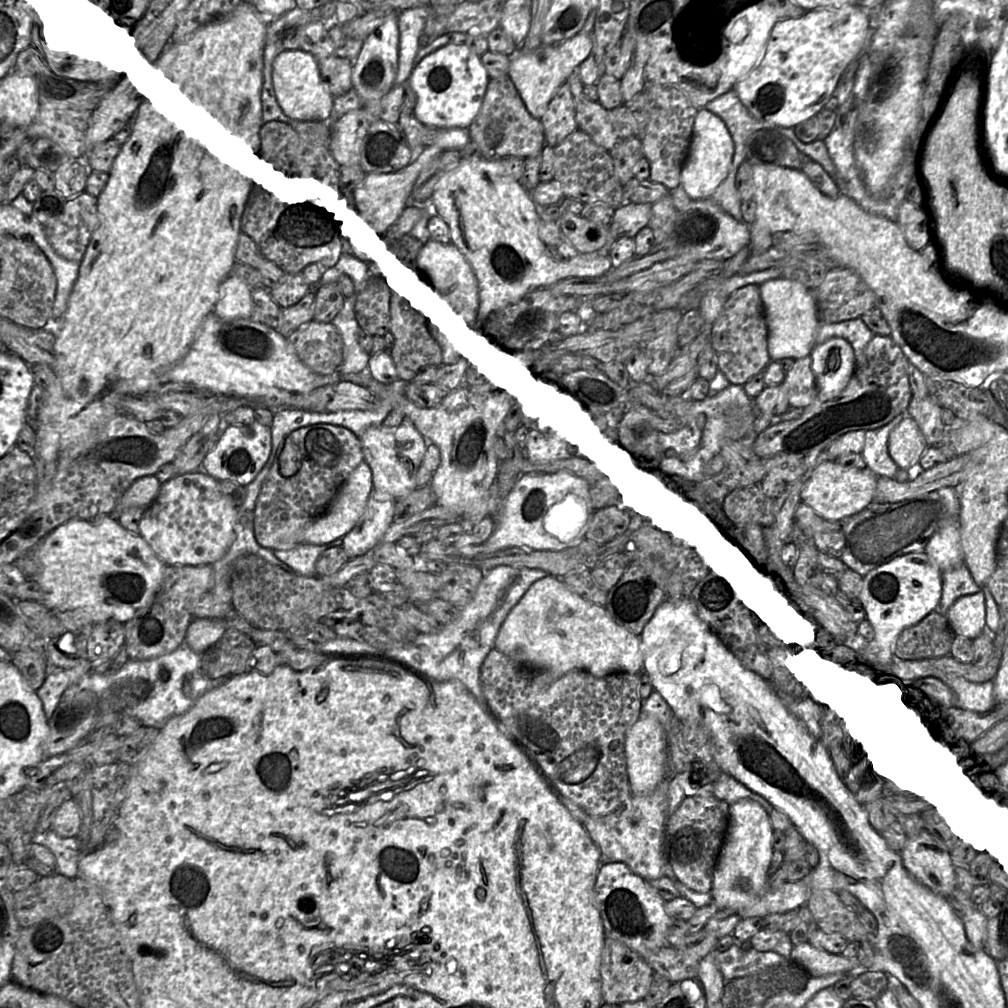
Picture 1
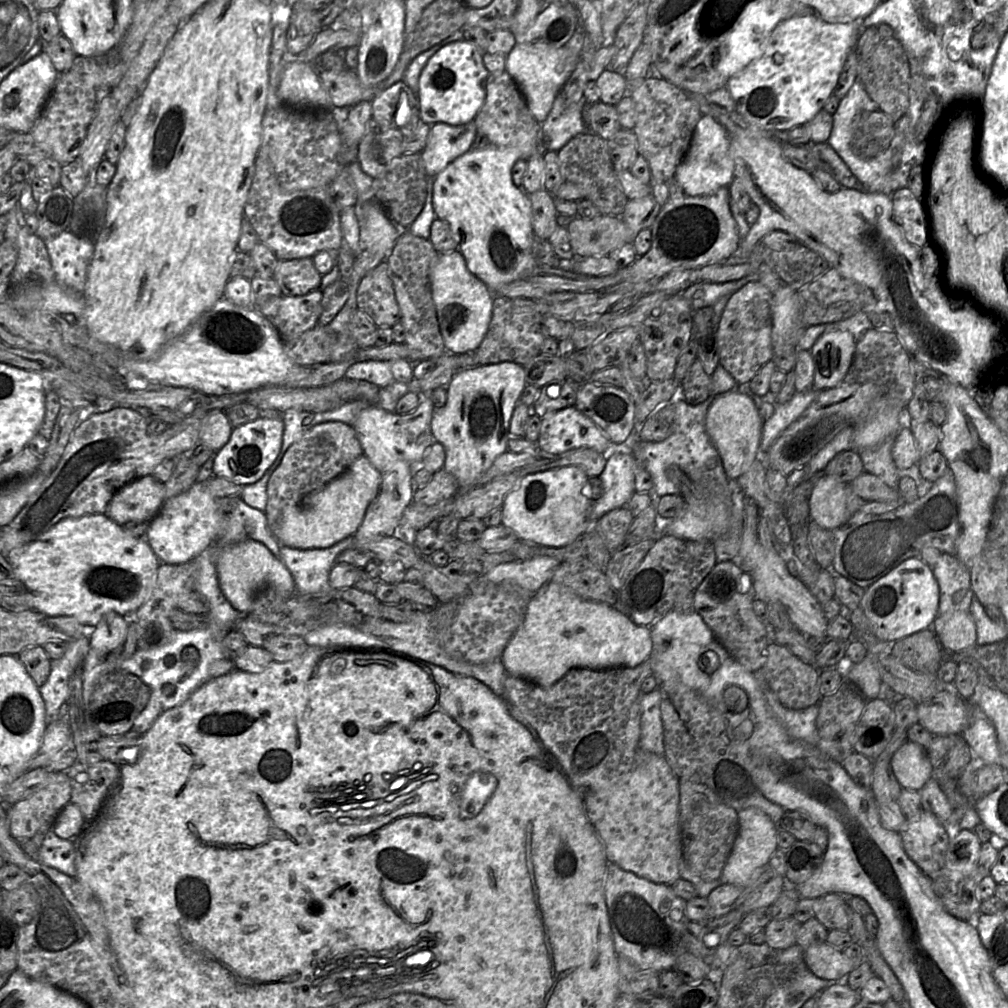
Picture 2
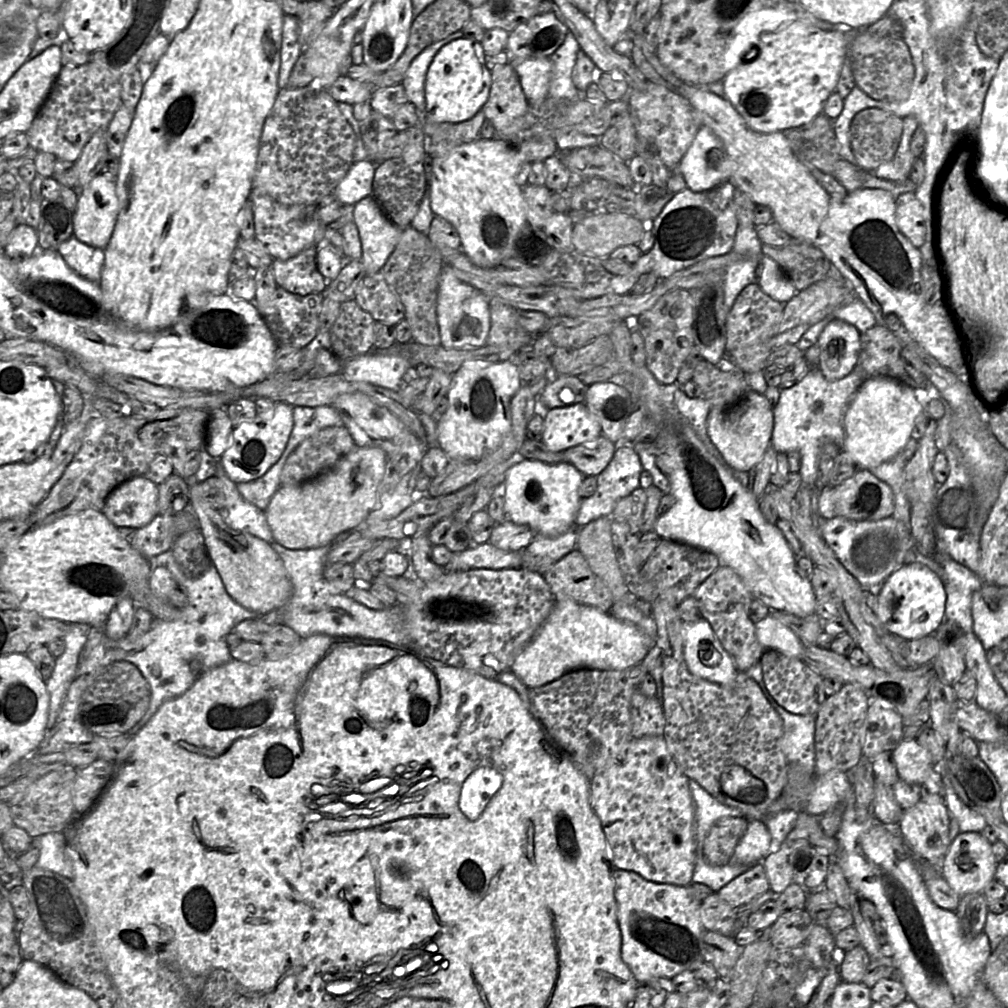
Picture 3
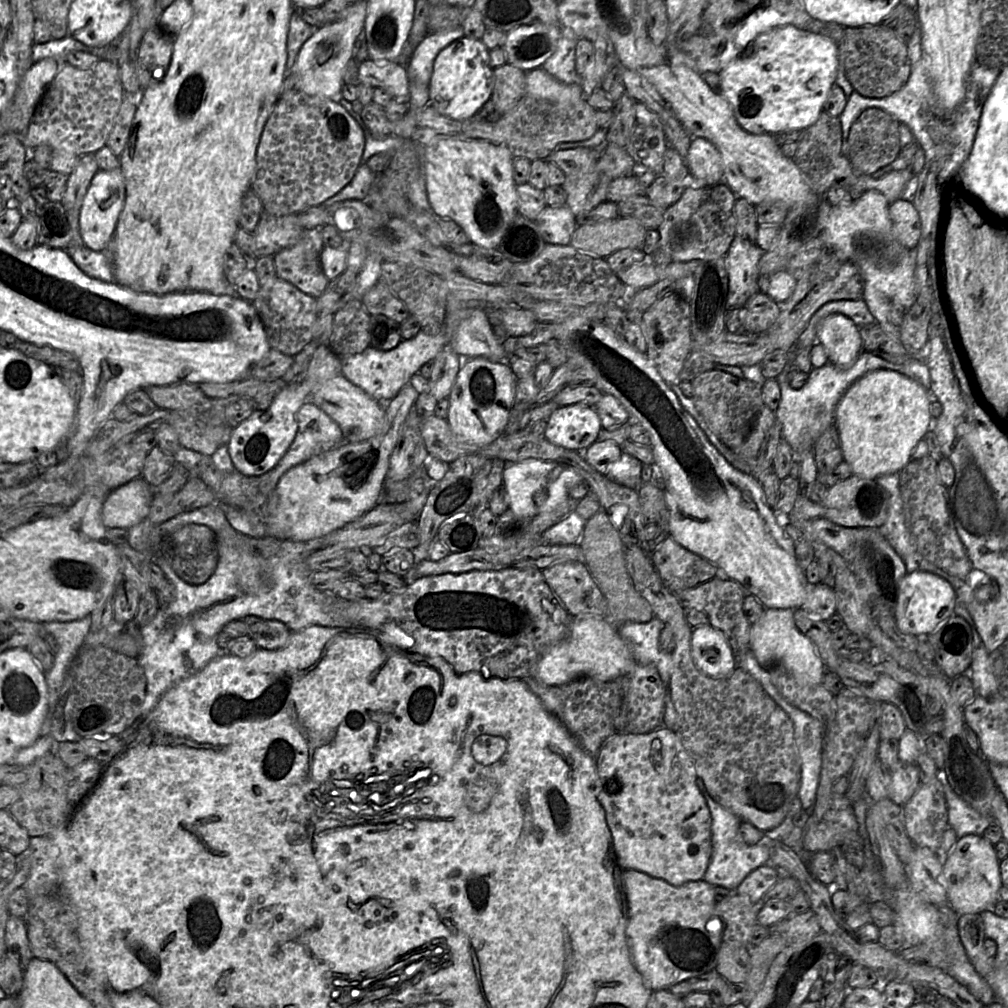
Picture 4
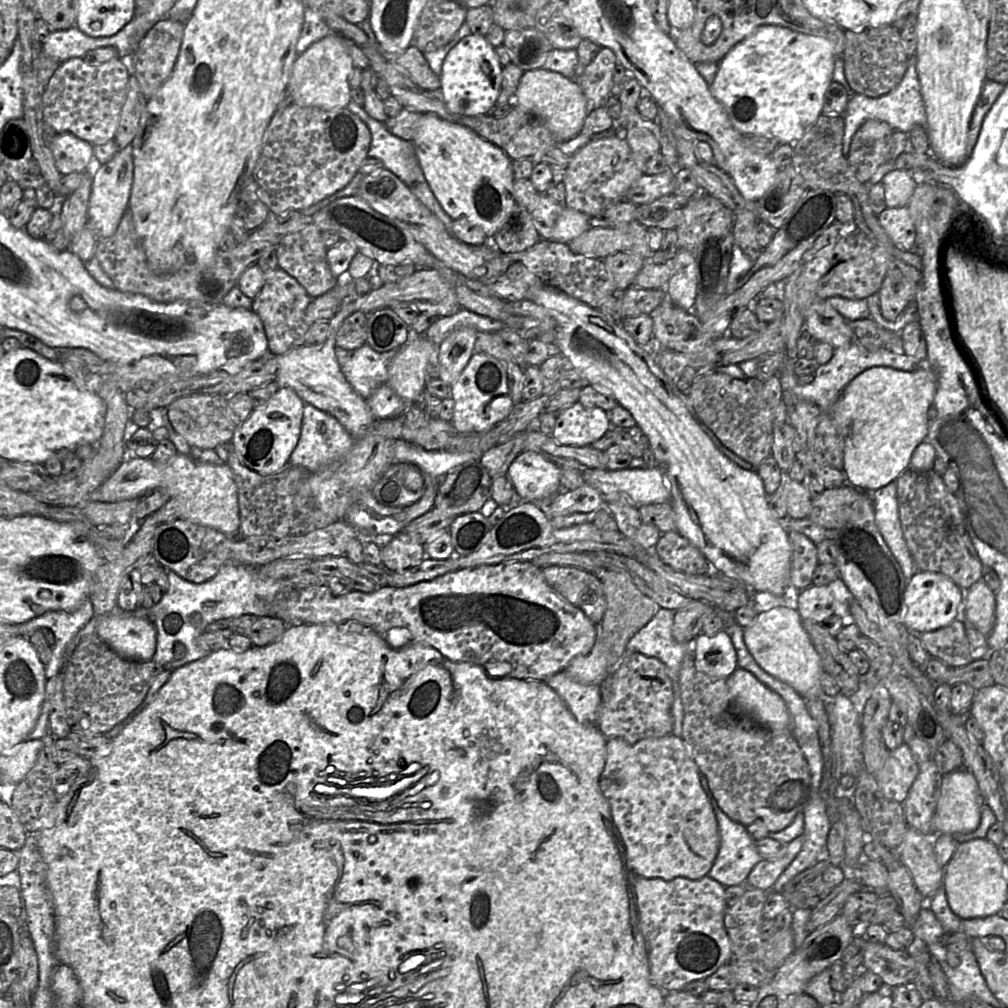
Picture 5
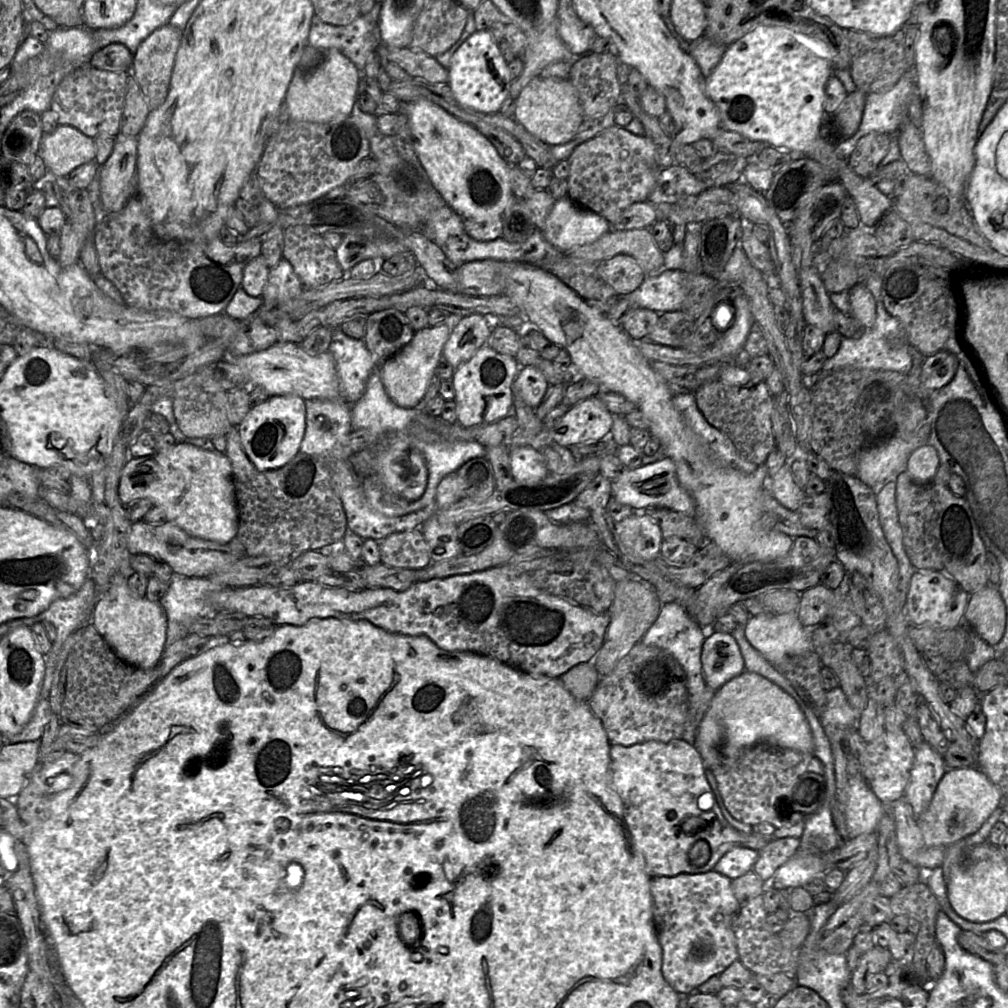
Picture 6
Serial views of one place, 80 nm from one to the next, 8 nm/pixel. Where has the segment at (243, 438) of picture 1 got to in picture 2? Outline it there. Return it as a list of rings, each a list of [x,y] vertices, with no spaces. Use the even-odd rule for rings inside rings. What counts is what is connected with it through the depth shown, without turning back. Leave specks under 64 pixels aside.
[[[258,417],[252,422],[233,428],[227,444],[213,454],[213,475],[245,486],[259,480],[276,460],[283,442],[282,417],[265,419]]]

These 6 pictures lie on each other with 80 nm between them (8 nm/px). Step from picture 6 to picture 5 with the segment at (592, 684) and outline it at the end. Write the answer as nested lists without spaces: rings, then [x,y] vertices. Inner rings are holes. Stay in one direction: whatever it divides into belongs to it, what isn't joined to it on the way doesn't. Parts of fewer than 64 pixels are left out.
[[[566,671],[553,675],[545,682],[561,696],[578,721],[595,717],[597,724],[601,704],[600,686],[578,683]]]

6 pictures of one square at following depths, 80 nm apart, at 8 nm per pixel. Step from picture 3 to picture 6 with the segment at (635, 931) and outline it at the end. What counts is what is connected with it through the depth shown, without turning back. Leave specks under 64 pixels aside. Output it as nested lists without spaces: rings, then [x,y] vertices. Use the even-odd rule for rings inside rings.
[[[715,870],[652,877],[653,921],[662,948],[661,971],[679,994],[695,992],[697,986],[738,960],[732,919],[741,905],[733,894],[731,882]]]

